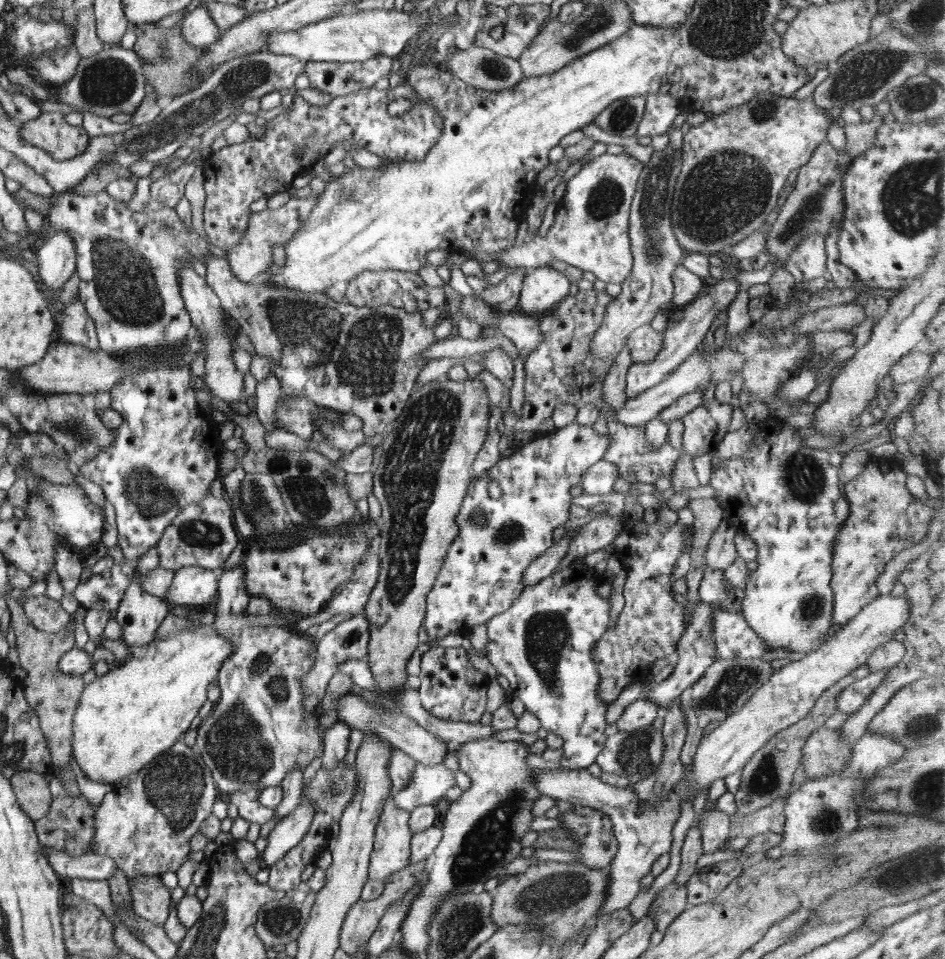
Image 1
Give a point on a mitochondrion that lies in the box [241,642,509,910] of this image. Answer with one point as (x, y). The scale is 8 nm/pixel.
(337, 786)

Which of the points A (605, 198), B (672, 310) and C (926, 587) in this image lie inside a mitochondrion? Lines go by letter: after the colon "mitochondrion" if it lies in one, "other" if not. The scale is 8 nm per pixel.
A: mitochondrion
B: other
C: mitochondrion

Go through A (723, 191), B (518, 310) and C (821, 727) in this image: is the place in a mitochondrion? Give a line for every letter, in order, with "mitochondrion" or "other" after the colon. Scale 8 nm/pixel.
A: mitochondrion
B: other
C: other

